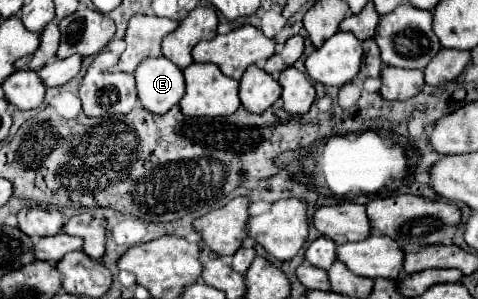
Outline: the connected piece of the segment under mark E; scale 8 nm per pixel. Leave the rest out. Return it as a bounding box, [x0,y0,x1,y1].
[135,56,185,114]

